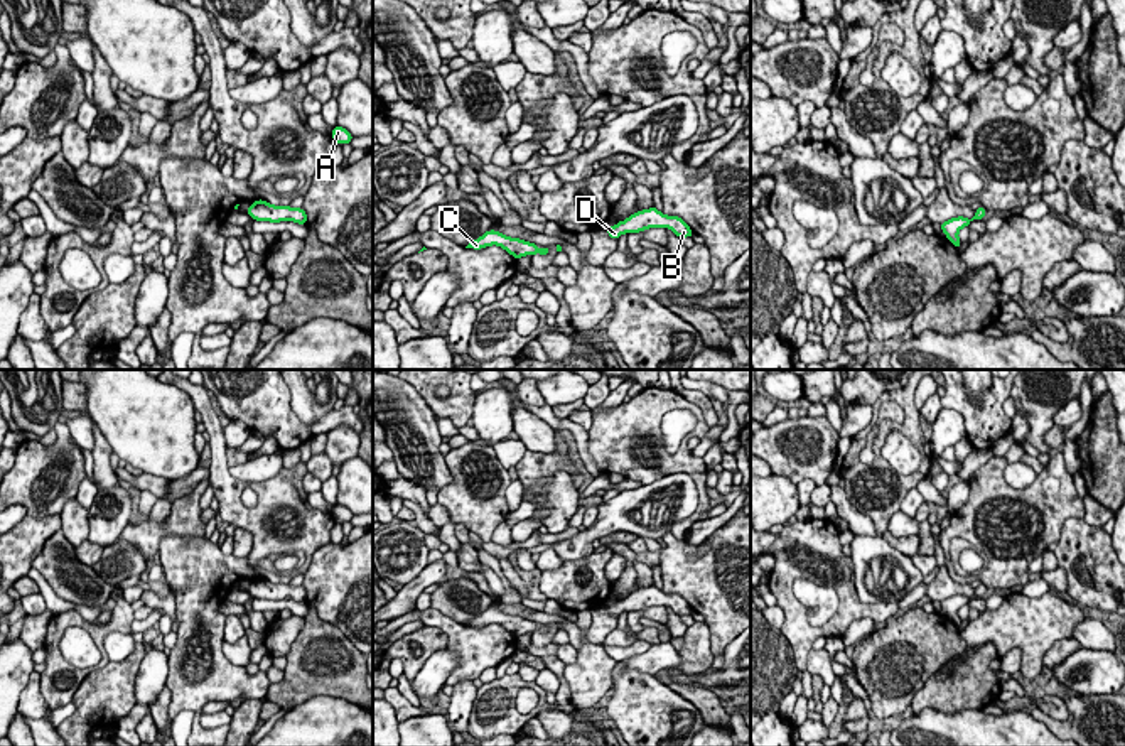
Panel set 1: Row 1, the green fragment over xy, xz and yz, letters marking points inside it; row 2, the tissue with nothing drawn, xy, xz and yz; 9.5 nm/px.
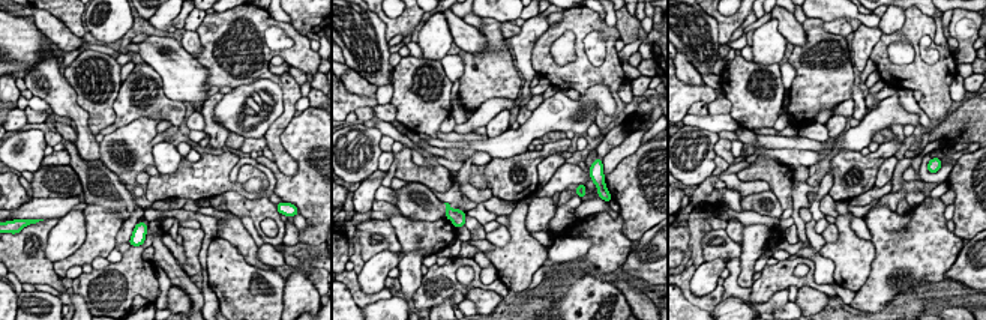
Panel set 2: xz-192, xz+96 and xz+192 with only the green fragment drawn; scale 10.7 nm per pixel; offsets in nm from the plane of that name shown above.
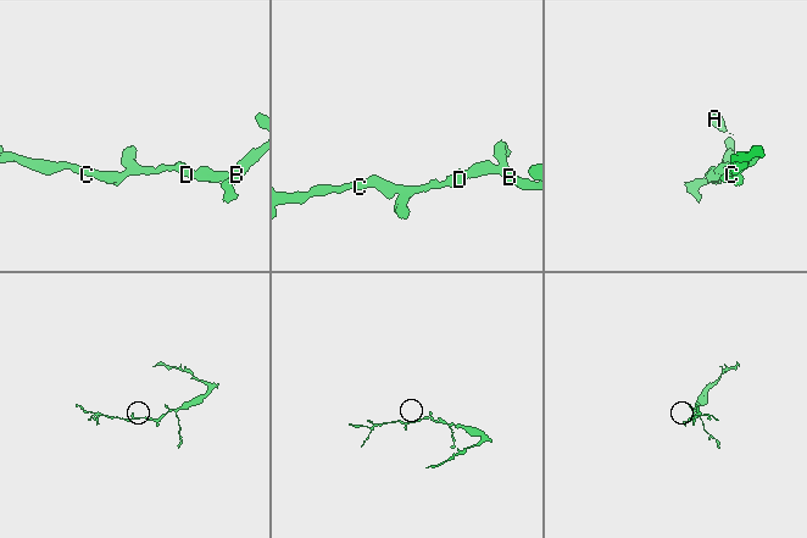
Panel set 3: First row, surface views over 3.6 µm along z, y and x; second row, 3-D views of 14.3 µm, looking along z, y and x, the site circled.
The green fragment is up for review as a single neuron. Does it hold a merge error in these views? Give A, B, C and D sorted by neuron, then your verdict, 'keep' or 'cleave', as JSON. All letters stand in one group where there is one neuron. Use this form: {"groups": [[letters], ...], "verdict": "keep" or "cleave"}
{"groups": [["A", "B", "C", "D"]], "verdict": "keep"}

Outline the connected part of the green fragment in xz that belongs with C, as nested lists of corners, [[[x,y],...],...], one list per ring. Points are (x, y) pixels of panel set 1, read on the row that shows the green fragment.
[[[489,230],[486,231],[482,236],[479,236],[477,240],[474,240],[472,243],[469,243],[466,248],[474,248],[474,250],[481,250],[491,245],[498,245],[501,248],[504,248],[509,255],[513,255],[516,260],[525,257],[525,255],[546,255],[548,248],[536,248],[536,243],[530,243],[519,238],[511,238],[503,235],[501,231],[494,231]]]

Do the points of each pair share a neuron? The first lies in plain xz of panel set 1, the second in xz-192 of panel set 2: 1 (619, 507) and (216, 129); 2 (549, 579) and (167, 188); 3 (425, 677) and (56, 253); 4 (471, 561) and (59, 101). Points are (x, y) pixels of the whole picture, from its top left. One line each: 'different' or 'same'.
1: different
2: same
3: same
4: different

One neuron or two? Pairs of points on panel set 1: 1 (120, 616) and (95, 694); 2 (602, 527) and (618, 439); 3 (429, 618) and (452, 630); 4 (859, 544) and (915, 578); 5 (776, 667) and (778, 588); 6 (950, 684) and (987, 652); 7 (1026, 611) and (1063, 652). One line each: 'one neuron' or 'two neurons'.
1: two neurons
2: two neurons
3: one neuron
4: one neuron
5: two neurons
6: one neuron
7: two neurons

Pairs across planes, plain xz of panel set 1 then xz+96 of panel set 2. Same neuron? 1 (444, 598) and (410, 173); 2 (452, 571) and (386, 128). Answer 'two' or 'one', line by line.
1: two
2: two

